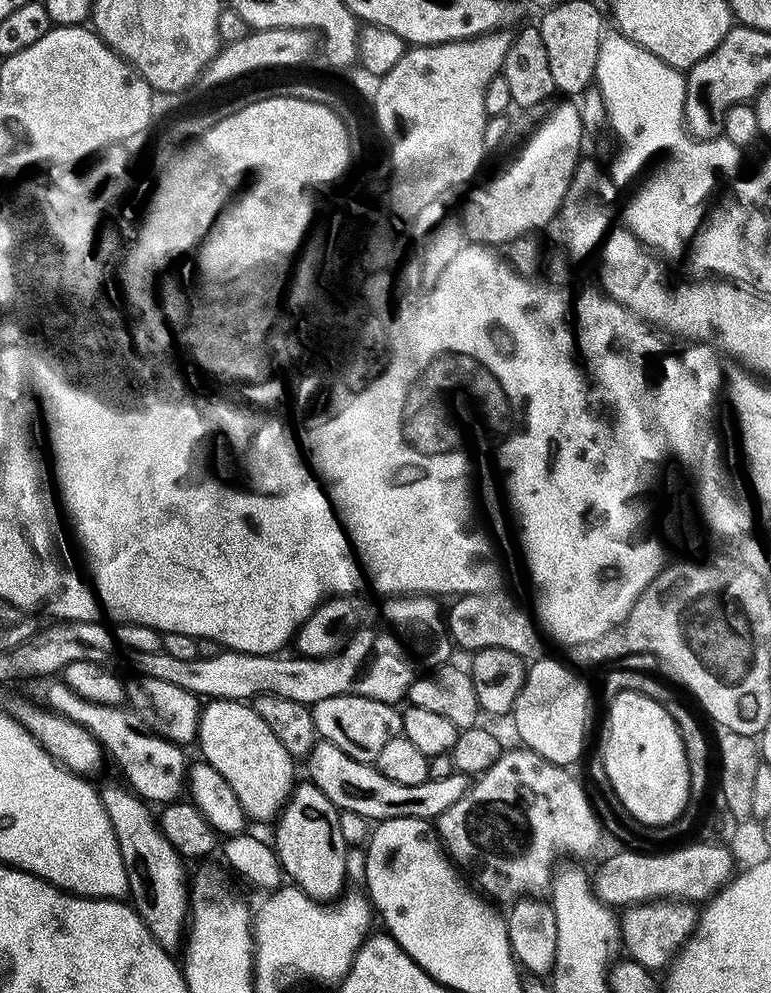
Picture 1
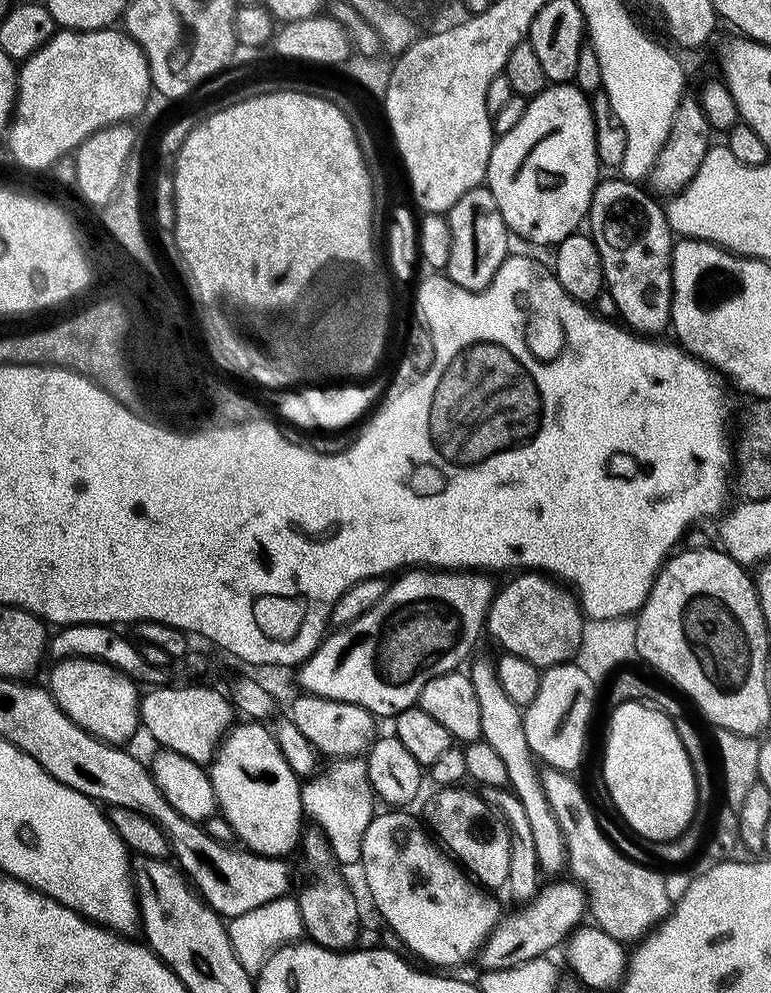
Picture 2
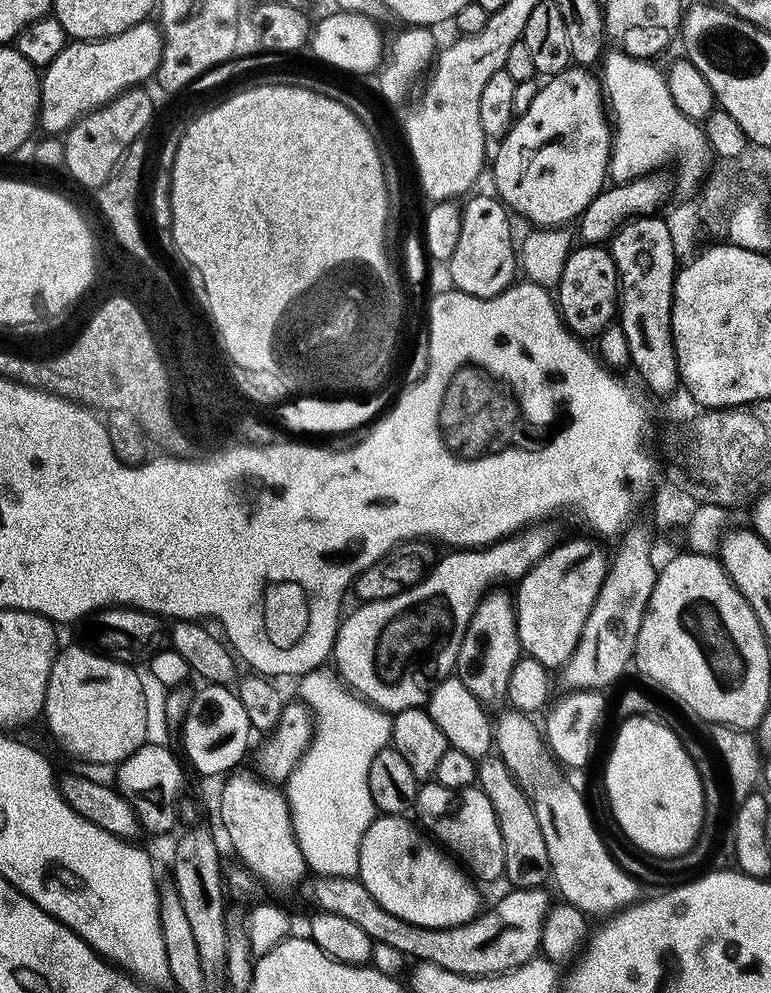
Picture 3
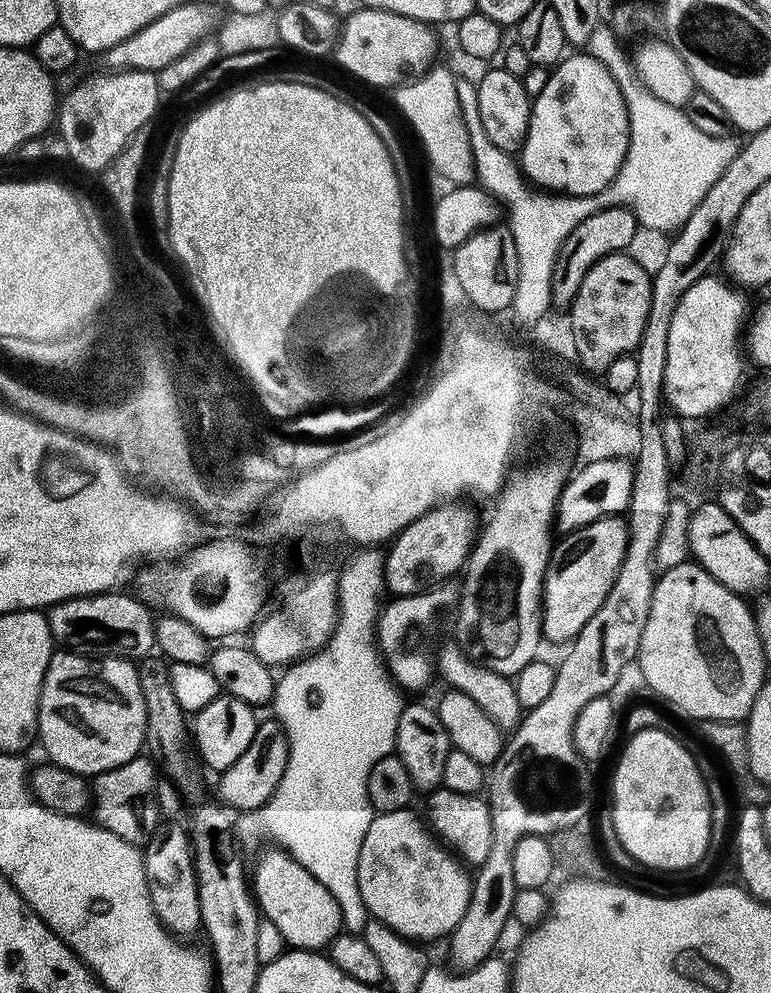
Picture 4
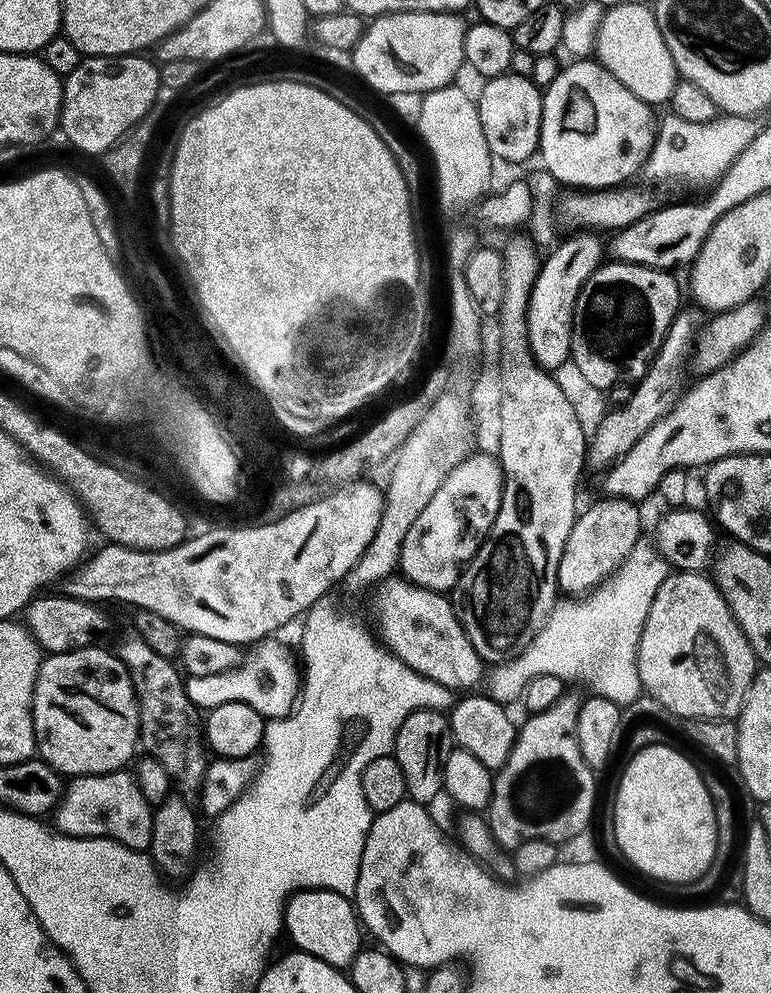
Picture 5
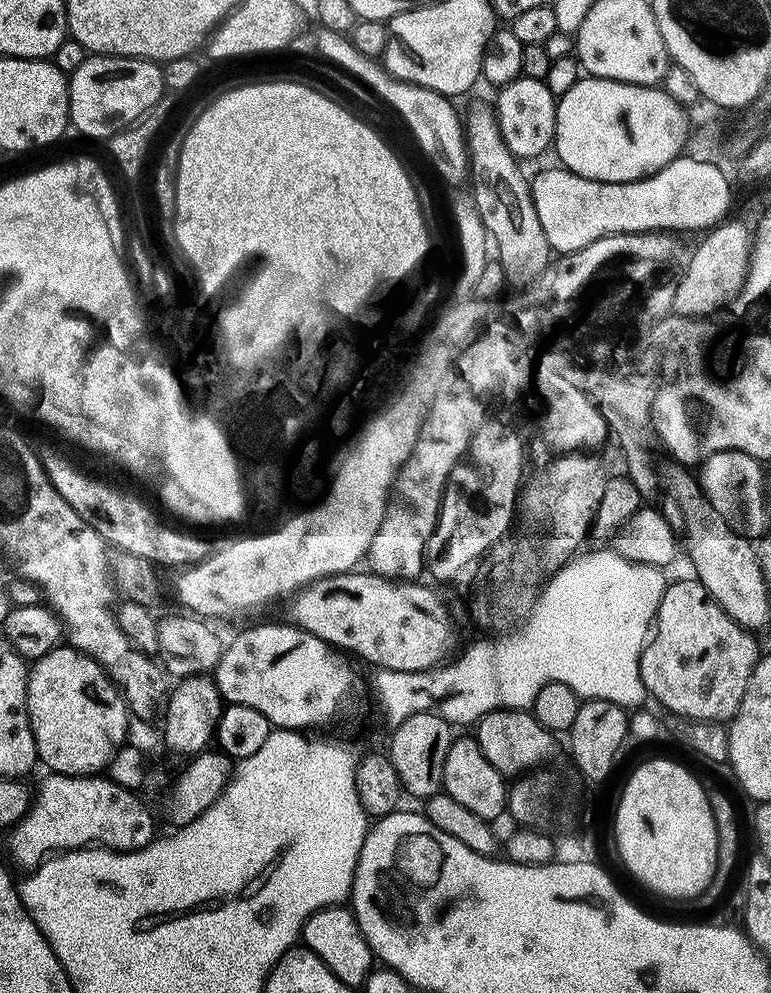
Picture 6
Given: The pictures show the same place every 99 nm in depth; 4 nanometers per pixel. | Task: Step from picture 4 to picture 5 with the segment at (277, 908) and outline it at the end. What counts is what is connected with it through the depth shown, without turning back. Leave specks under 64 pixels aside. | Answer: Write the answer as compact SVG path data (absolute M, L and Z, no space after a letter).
M305 888L289 896L284 905L284 932L299 951L341 970L352 965L362 947L362 925L356 915L355 903L349 897L325 888Z

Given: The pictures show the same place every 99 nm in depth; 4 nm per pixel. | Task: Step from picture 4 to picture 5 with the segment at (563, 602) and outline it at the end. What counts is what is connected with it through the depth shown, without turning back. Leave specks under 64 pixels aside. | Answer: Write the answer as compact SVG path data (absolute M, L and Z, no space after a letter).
M608 496L588 509L581 511L576 517L574 526L570 530L570 538L566 538L566 546L560 555L556 567L556 582L559 591L564 594L587 594L597 588L602 581L613 576L622 566L622 562L634 550L636 543L642 538L640 532L640 507L635 500L624 499L618 496Z

